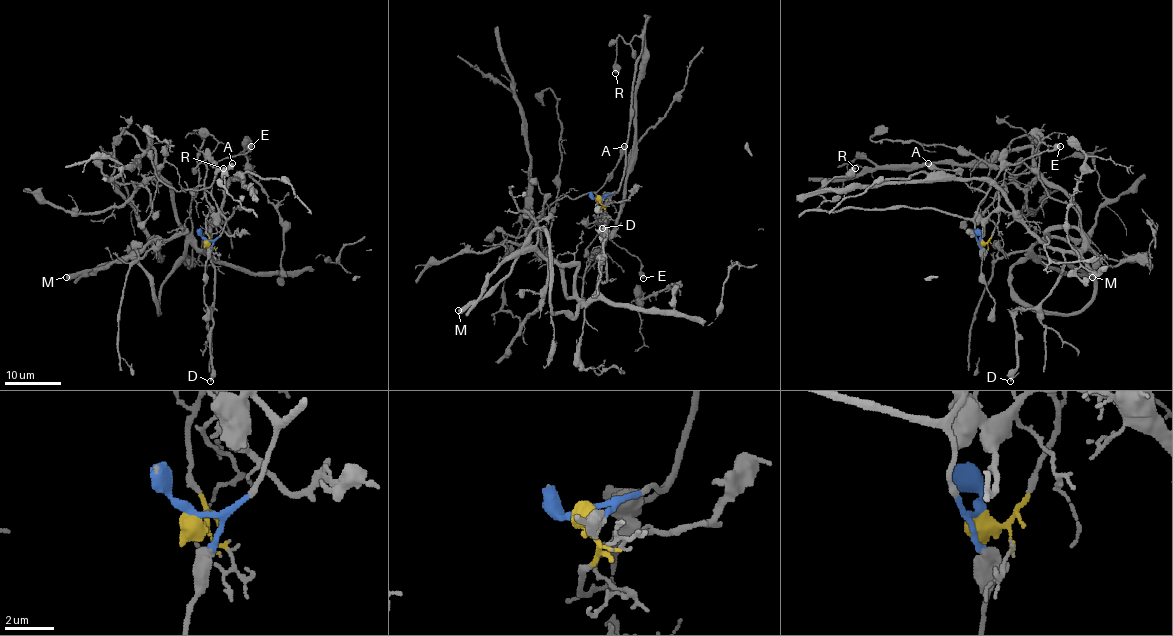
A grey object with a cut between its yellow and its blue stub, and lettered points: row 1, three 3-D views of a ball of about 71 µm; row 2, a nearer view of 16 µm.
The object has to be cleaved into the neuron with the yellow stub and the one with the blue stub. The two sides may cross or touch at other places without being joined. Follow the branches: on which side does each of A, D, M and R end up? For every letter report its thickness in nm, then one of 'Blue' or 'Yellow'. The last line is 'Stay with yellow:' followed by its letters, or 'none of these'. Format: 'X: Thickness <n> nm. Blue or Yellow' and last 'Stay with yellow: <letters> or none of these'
A: Thickness 600 nm. Blue
D: Thickness 240 nm. Yellow
M: Thickness 550 nm. Yellow
R: Thickness 650 nm. Blue
Stay with yellow: D, M

